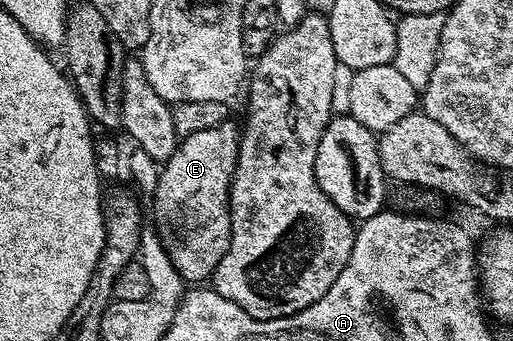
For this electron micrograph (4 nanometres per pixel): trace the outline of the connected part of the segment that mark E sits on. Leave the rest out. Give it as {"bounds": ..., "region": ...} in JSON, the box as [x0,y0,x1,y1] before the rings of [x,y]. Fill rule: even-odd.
{"bounds":[154,121,241,285],"region":[[[229,121],[222,125],[214,125],[214,129],[206,129],[199,133],[190,133],[190,137],[180,139],[176,144],[176,152],[160,167],[160,176],[156,182],[154,198],[156,198],[156,220],[154,226],[164,244],[164,252],[170,257],[174,269],[182,276],[185,284],[204,285],[211,280],[218,269],[218,261],[226,257],[226,249],[230,245],[230,189],[234,169],[238,161],[241,128]]]}

